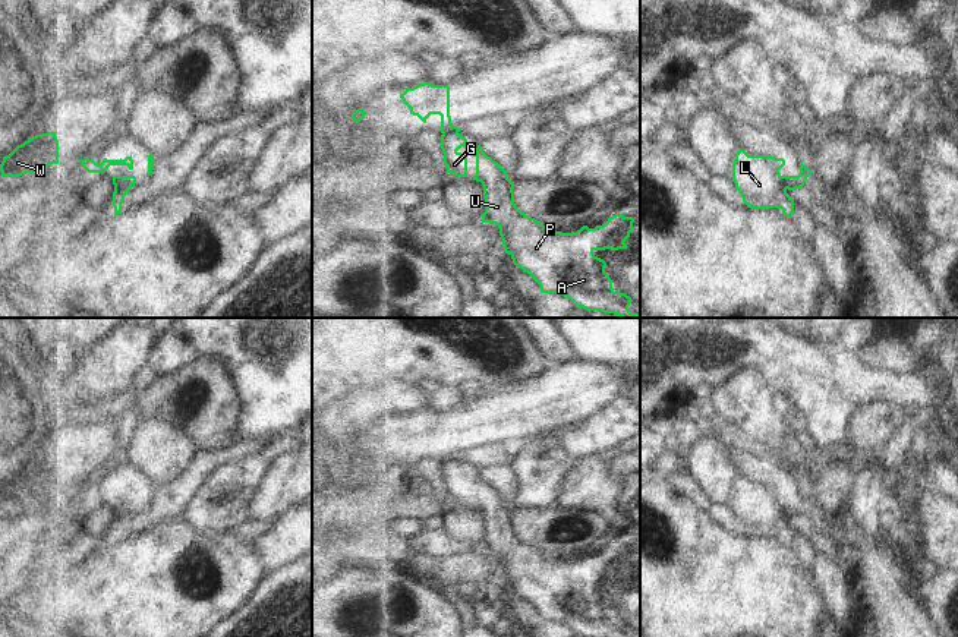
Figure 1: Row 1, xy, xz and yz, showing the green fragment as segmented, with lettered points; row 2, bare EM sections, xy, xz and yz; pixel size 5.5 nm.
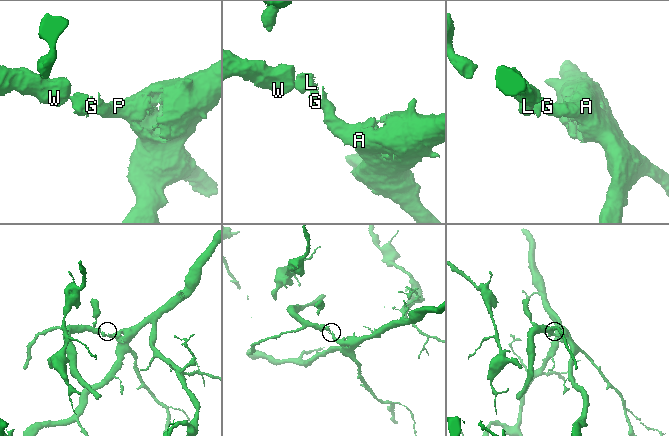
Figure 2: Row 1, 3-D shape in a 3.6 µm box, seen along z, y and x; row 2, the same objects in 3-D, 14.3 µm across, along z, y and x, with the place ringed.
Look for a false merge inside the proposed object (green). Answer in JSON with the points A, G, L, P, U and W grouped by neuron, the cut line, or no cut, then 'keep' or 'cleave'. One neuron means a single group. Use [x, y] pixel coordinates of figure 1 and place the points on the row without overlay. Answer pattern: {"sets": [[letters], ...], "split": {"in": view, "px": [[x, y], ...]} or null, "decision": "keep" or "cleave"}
{"sets": [["A", "G", "P", "U"], ["L", "W"]], "split": {"in": "xy", "px": [[114, 513], [129, 517]]}, "decision": "cleave"}

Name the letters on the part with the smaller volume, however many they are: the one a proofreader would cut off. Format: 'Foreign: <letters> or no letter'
Foreign: L, W.

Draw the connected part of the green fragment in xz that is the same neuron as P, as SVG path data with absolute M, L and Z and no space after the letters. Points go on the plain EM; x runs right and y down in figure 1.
M482 474L476 476L476 502L473 508L483 514L485 540L482 551L492 551L500 555L504 580L513 592L527 600L541 615L541 621L560 621L570 627L576 636L583 637L628 637L631 625L612 616L612 608L605 600L606 590L593 583L595 578L627 577L624 571L634 558L633 545L615 542L602 554L589 556L583 554L576 561L554 559L541 549L521 540L514 532L514 510L507 499Z

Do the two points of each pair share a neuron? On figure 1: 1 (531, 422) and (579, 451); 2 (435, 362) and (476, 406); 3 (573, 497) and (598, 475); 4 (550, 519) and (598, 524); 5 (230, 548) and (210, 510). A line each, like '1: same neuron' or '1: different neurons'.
1: different neurons
2: different neurons
3: same neuron
4: same neuron
5: different neurons

